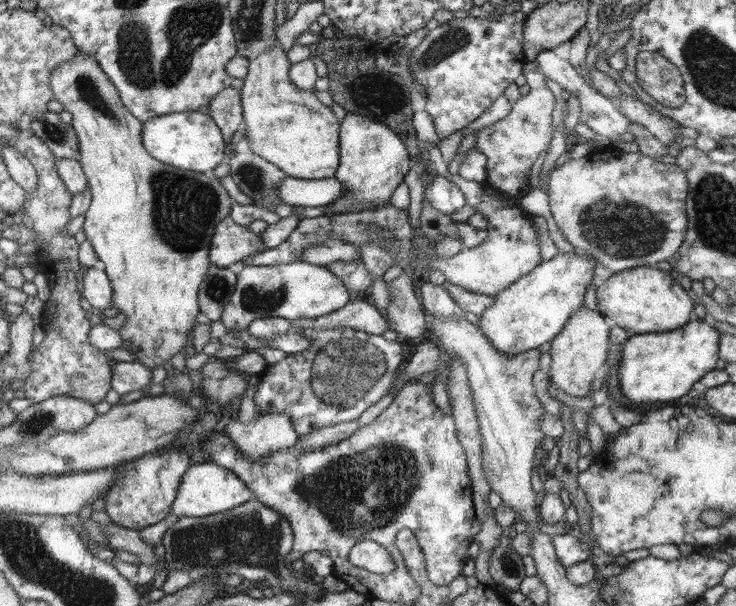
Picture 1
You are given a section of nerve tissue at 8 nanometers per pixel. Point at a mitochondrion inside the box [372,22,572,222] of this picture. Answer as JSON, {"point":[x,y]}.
{"point":[451,41]}

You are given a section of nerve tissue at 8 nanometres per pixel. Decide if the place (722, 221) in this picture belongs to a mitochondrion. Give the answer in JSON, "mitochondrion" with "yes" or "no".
{"mitochondrion":"yes"}

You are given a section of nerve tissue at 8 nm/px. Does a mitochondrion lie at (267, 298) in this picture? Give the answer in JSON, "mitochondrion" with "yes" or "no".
{"mitochondrion":"yes"}

